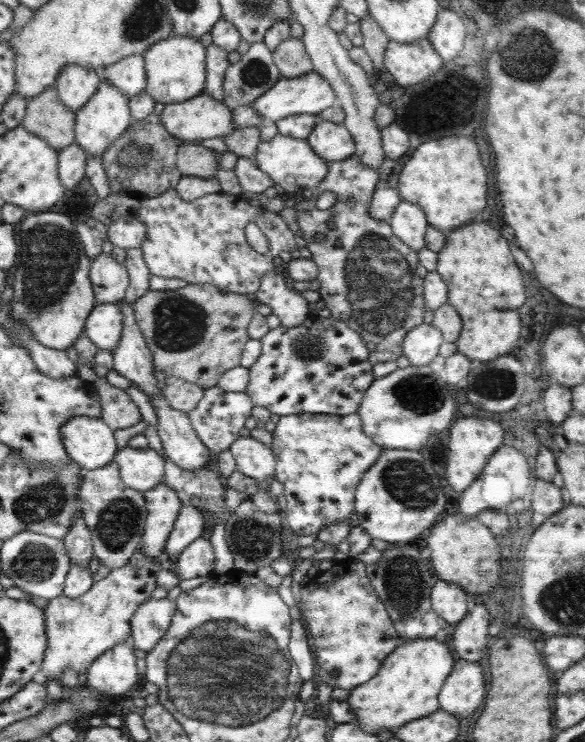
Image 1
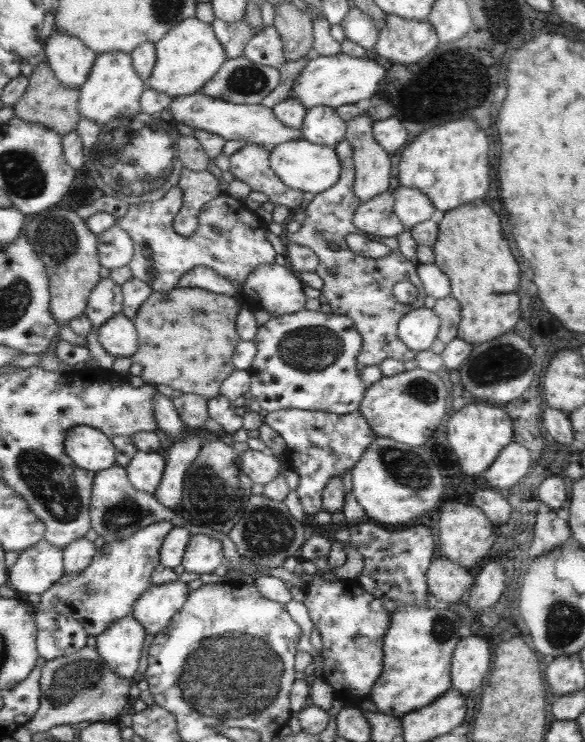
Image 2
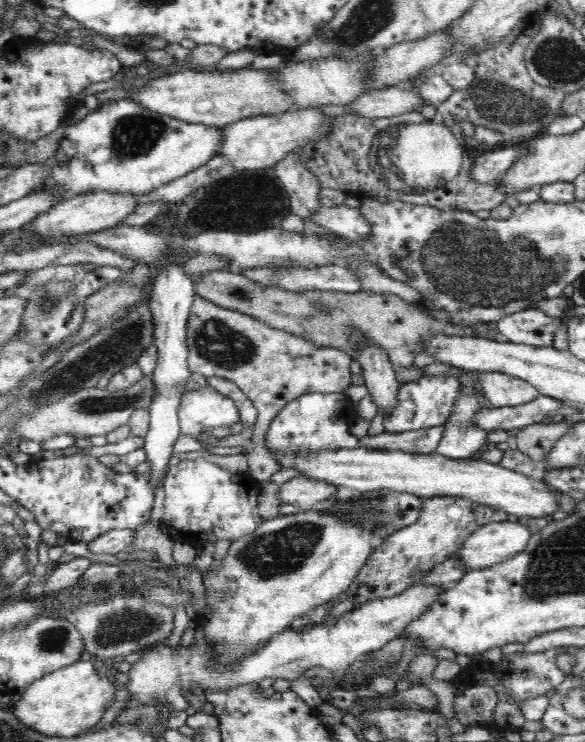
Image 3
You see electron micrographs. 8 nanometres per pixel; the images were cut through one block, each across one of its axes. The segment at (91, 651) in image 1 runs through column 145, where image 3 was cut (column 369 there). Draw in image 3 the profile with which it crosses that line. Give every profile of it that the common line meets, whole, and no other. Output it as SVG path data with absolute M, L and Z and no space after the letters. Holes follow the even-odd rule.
M432 496L422 499L419 520L406 528L400 528L373 548L366 564L360 569L347 590L354 606L366 604L370 600L392 598L406 588L420 583L422 574L432 570L436 564L444 562L456 554L464 540L475 530L486 524L507 521L508 514L486 504L477 504L456 496Z

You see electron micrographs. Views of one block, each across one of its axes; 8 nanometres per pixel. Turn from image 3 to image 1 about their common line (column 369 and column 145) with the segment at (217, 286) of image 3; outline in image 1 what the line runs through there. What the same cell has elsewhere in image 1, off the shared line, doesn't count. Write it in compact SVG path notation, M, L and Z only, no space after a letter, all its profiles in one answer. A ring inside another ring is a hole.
M187 284L183 288L176 290L148 290L145 294L133 303L135 320L142 331L146 344L153 356L153 366L156 371L162 371L167 376L176 376L185 382L196 384L203 390L217 387L219 379L224 372L241 366L240 359L244 344L248 342L247 328L255 314L256 301L248 295L235 294L236 292L221 291L216 286L208 284Z

